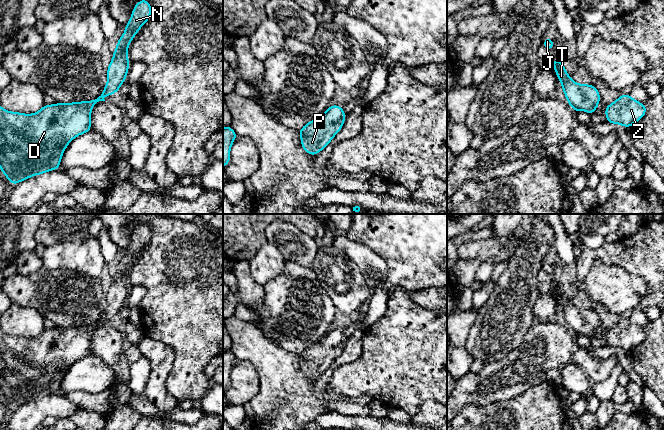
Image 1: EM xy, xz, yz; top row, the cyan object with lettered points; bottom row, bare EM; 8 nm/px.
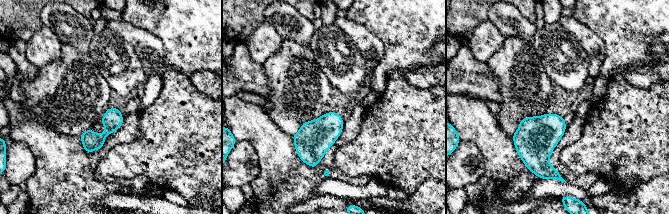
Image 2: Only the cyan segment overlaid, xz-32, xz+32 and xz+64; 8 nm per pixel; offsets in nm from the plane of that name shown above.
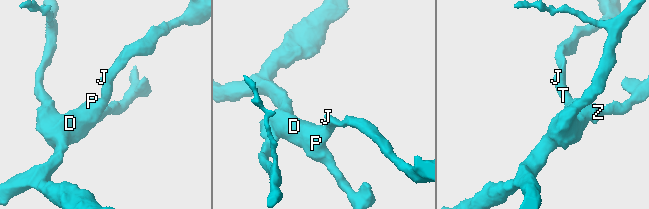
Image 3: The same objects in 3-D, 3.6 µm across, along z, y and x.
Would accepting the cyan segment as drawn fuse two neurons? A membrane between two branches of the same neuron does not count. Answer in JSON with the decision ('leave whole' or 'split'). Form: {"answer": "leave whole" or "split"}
{"answer": "leave whole"}

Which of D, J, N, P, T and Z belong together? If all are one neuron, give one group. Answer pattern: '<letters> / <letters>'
D J N P T Z

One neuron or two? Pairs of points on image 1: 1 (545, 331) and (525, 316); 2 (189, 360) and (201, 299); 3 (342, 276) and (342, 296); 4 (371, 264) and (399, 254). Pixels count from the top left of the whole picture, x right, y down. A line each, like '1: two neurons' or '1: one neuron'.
1: two neurons
2: one neuron
3: one neuron
4: two neurons

